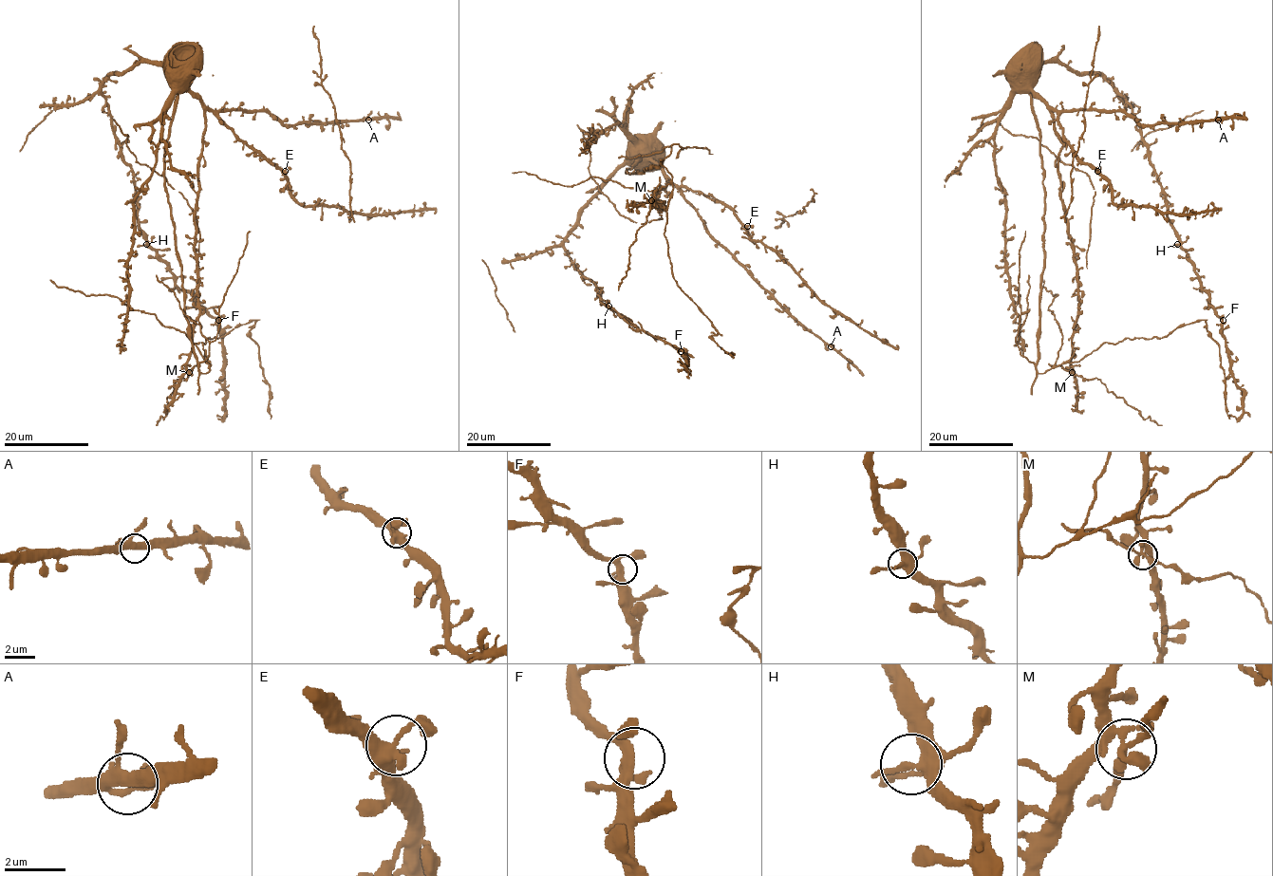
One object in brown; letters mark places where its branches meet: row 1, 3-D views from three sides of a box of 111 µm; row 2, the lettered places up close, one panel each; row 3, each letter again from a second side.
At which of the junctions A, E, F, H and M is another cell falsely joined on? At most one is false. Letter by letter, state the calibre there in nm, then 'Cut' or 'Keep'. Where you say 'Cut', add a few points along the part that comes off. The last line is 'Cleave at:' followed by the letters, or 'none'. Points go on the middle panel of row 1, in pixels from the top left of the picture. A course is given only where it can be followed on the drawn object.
A: Thickness 280 nm. Keep
E: Thickness 420 nm. Keep
F: Thickness 280 nm. Keep
H: Thickness 260 nm. Keep
M: Thickness 300 nm. Cut. Course of the part to remove: (651, 199), (646, 222), (636, 232), (636, 240), (629, 248), (628, 270), (618, 289)
Cleave at: M

